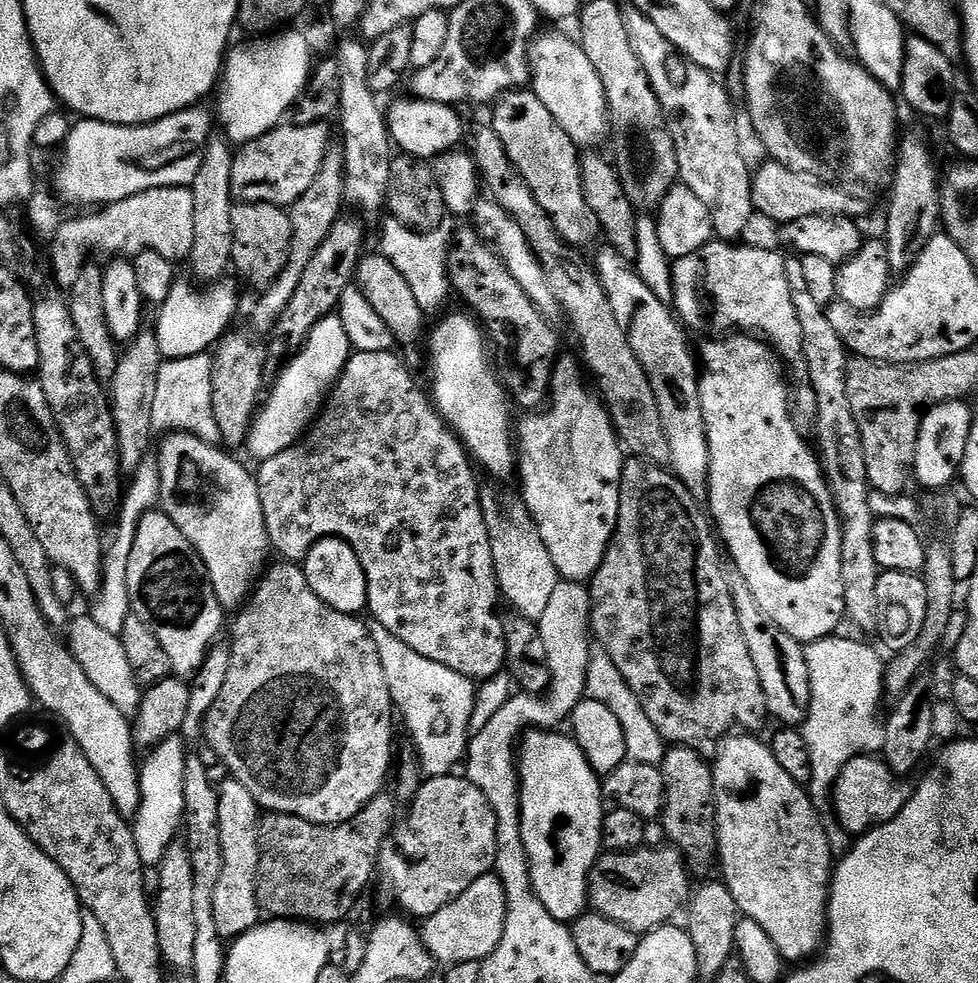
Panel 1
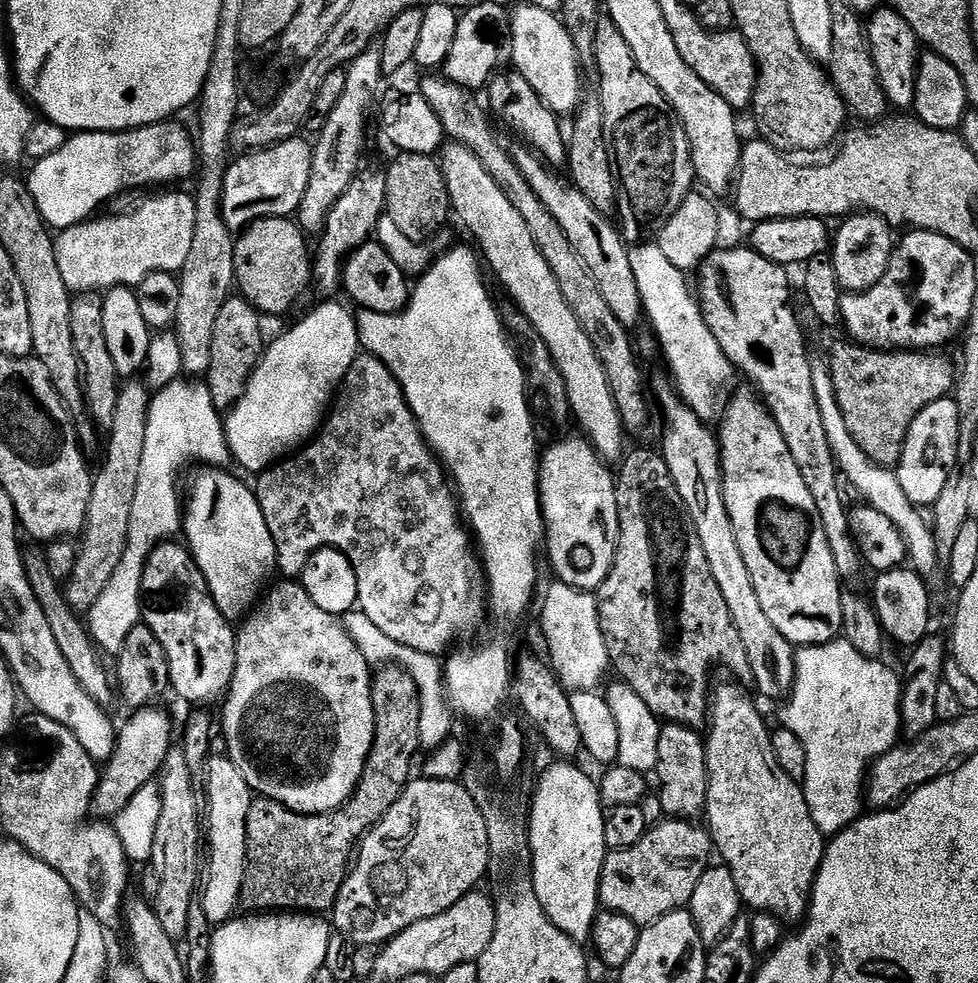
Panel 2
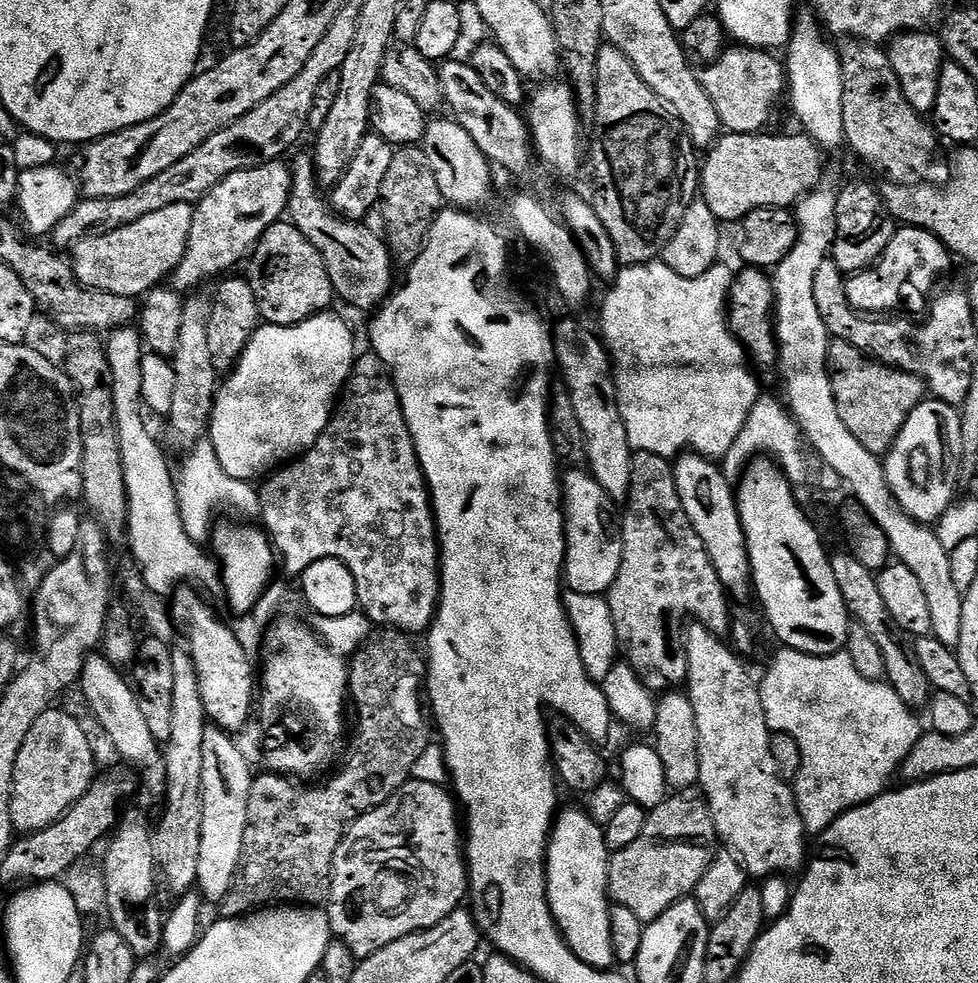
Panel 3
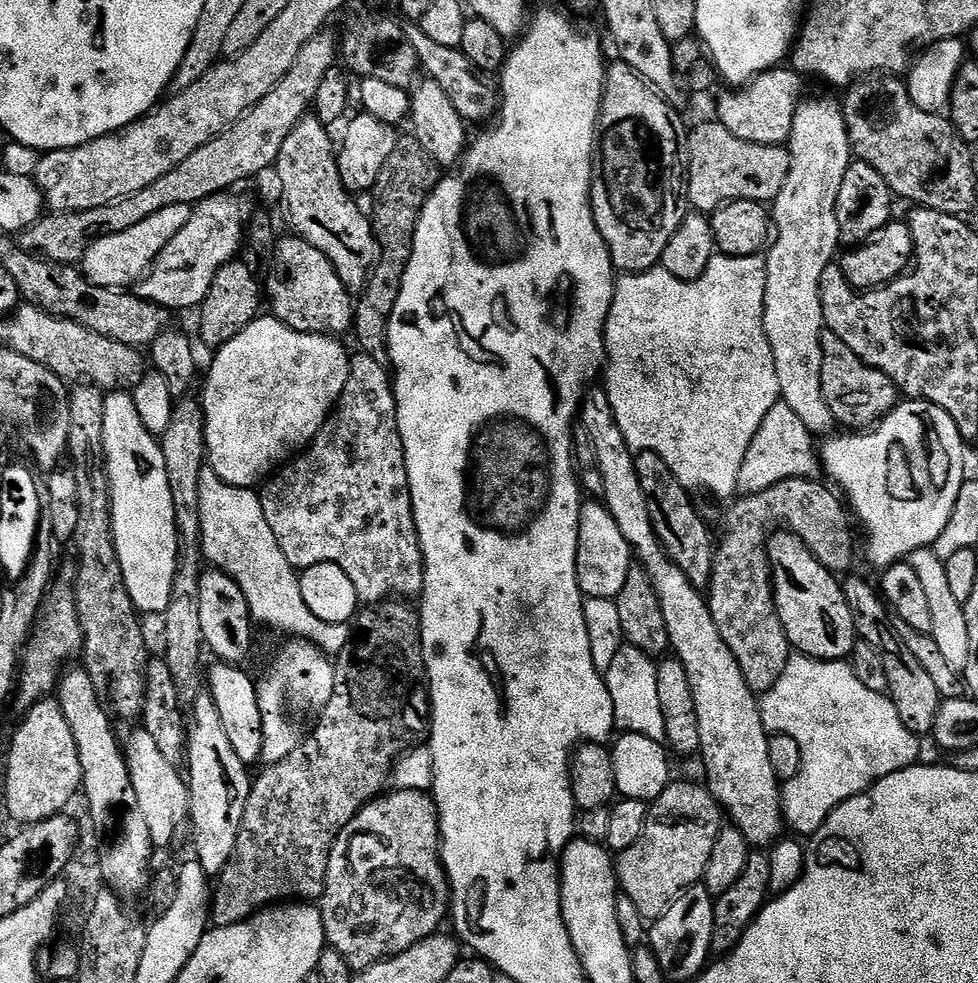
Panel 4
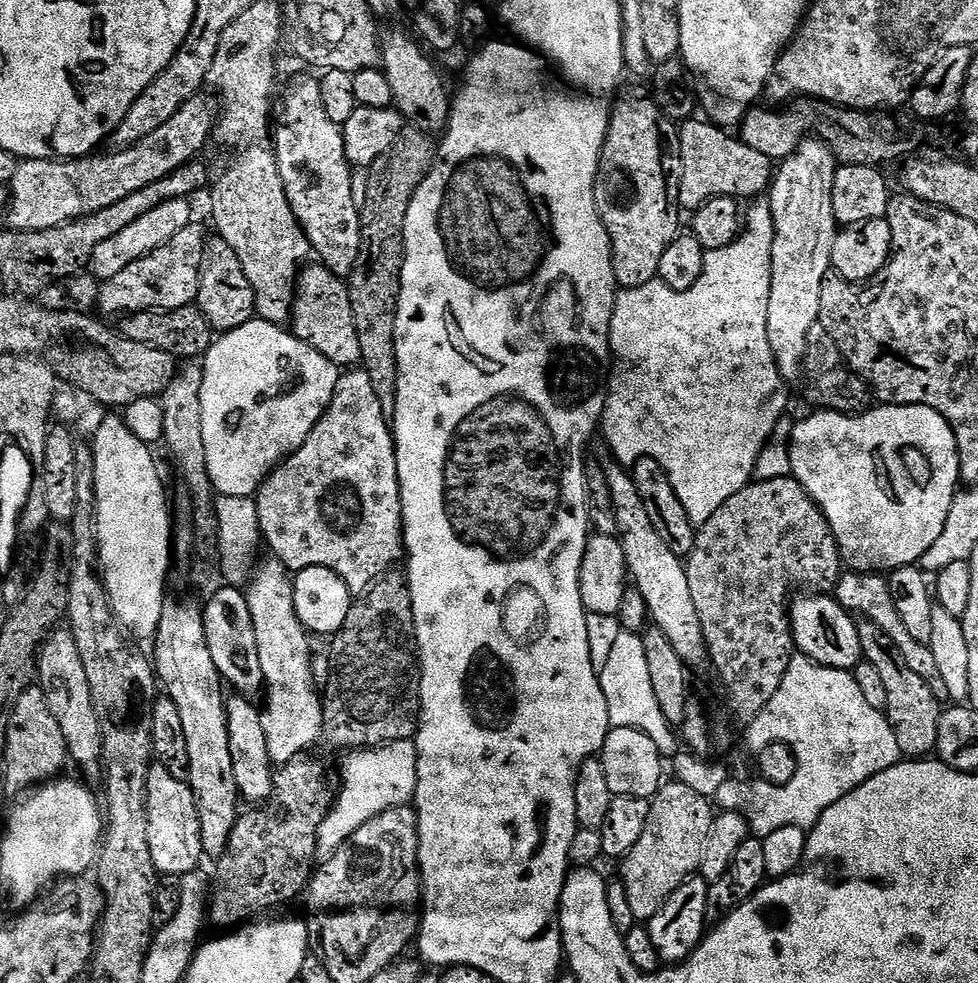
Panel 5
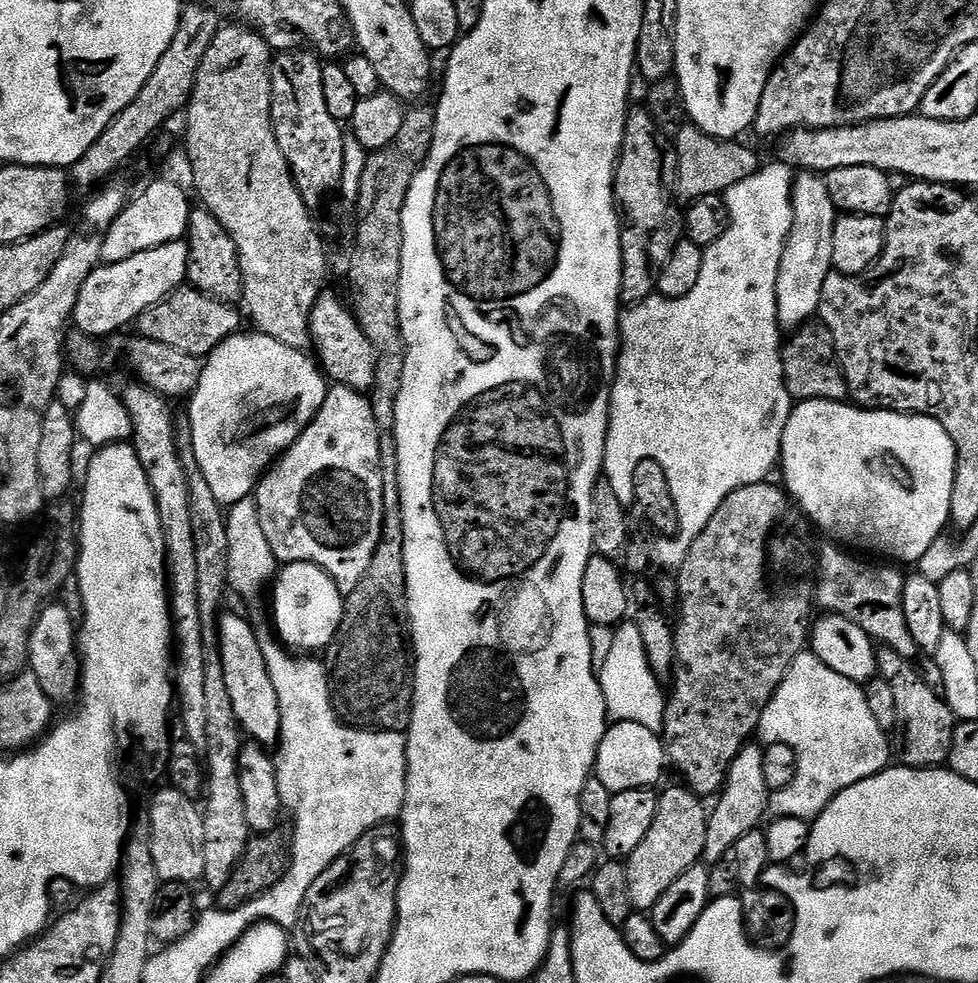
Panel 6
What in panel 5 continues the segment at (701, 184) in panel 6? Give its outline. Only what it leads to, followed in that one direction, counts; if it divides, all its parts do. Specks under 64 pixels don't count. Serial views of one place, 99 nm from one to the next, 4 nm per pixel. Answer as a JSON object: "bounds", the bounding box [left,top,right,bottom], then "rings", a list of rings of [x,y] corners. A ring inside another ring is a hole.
{"bounds":[680,119,774,210],"rings":[[[707,119],[683,121],[680,129],[680,206],[684,210],[701,208],[708,200],[735,196],[760,198],[771,189],[774,162],[759,150],[746,146],[739,135]],[[708,123],[708,124],[707,124]]]}

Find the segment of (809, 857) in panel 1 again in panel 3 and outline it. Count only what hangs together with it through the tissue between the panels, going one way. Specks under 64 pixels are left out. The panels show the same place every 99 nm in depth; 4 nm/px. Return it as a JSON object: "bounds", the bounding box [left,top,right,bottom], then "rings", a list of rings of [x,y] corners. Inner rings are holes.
{"bounds":[682,622,810,878],"rings":[[[692,622],[692,623],[689,623],[689,625],[690,625],[689,628],[687,625],[686,631],[683,633],[683,636],[682,636],[682,647],[683,647],[684,652],[688,656],[688,679],[686,681],[686,691],[688,693],[689,698],[691,698],[692,700],[692,706],[694,708],[694,715],[697,718],[697,724],[698,724],[698,766],[700,767],[700,781],[698,783],[698,788],[699,790],[701,789],[702,791],[704,791],[704,793],[702,793],[702,796],[708,805],[710,814],[714,818],[714,826],[716,827],[716,835],[717,837],[719,837],[721,841],[723,841],[723,843],[725,840],[725,842],[728,843],[725,845],[727,845],[727,847],[731,849],[731,851],[735,852],[736,855],[740,857],[740,862],[744,866],[744,871],[748,873],[749,877],[756,878],[756,876],[760,876],[759,878],[776,878],[776,877],[779,877],[781,874],[788,874],[784,872],[796,872],[797,871],[796,873],[799,873],[801,869],[805,867],[806,857],[809,855],[808,843],[810,843],[810,840],[804,830],[804,823],[802,822],[802,814],[798,814],[798,806],[796,805],[796,794],[795,794],[793,785],[789,783],[789,781],[785,779],[785,777],[781,776],[780,771],[778,771],[778,769],[776,769],[776,767],[774,766],[774,754],[770,754],[770,742],[772,741],[772,732],[770,731],[768,727],[768,723],[766,722],[766,718],[764,717],[764,711],[762,710],[762,698],[760,697],[760,689],[758,687],[757,681],[755,679],[752,681],[752,676],[750,673],[748,673],[747,666],[744,665],[742,661],[740,661],[743,659],[741,659],[741,657],[737,655],[737,653],[733,651],[733,649],[729,647],[727,643],[725,643],[726,645],[724,645],[723,642],[720,641],[723,639],[721,639],[721,637],[717,635],[717,633],[712,632],[704,624],[698,624],[698,623]]]}

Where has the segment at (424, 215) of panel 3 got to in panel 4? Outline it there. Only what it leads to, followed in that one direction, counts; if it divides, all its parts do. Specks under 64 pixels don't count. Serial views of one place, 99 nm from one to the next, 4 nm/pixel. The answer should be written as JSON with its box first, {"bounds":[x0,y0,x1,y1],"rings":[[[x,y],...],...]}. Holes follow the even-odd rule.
{"bounds":[354,134,437,365],"rings":[[[404,134],[401,135],[398,146],[394,146],[394,154],[390,154],[386,166],[382,166],[382,174],[378,174],[378,182],[371,190],[374,198],[374,216],[371,221],[376,241],[380,244],[380,263],[372,269],[368,284],[355,301],[354,333],[356,332],[356,340],[360,343],[359,351],[365,352],[382,365],[389,363],[388,323],[394,302],[398,302],[402,278],[412,257],[416,223],[430,194],[436,189],[437,179],[436,161],[430,154],[426,154],[426,150],[422,150],[422,142],[418,142],[415,136]]]}

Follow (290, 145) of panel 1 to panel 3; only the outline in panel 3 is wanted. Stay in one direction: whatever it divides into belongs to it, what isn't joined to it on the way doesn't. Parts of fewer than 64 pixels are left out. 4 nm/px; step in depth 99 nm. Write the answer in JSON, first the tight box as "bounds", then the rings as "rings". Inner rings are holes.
{"bounds":[171,160,292,294],"rings":[[[271,160],[269,164],[250,170],[238,170],[238,174],[230,174],[230,178],[218,182],[218,186],[214,186],[214,190],[210,190],[210,194],[206,194],[206,198],[202,198],[200,203],[195,205],[196,221],[191,226],[188,249],[182,262],[178,262],[178,266],[171,274],[171,287],[181,294],[192,294],[199,289],[196,287],[203,280],[208,280],[211,276],[223,277],[235,269],[232,268],[235,264],[243,265],[269,226],[281,223],[282,217],[287,213],[291,193],[292,169],[280,160]]]}

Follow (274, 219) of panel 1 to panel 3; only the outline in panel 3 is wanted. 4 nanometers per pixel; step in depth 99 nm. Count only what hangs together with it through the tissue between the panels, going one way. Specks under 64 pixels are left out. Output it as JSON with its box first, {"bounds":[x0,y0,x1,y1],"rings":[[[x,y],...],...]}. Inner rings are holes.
{"bounds":[246,222,334,328],"rings":[[[281,222],[269,226],[266,234],[262,234],[262,238],[256,243],[256,248],[248,257],[247,268],[246,279],[250,290],[254,290],[254,298],[258,302],[260,318],[264,324],[289,328],[306,322],[311,316],[319,316],[320,313],[327,312],[333,307],[331,304],[332,300],[334,301],[334,293],[330,274],[326,270],[326,262],[322,258],[322,254],[310,242],[310,238],[306,238],[306,234],[302,234],[302,230],[298,230],[291,222]]]}

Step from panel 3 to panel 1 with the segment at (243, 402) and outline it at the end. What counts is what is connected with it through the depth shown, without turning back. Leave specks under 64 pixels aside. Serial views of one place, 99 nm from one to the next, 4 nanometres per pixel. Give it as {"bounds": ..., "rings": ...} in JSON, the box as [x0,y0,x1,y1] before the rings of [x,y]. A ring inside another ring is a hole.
{"bounds":[246,314,354,462],"rings":[[[333,314],[322,318],[314,330],[310,330],[310,336],[305,344],[300,347],[299,352],[283,365],[280,377],[276,380],[276,385],[267,393],[262,407],[257,411],[252,422],[252,428],[248,432],[248,442],[246,452],[256,459],[256,462],[263,462],[282,454],[290,446],[299,444],[302,437],[307,433],[310,425],[315,421],[319,411],[324,407],[325,399],[332,391],[332,385],[340,379],[344,372],[344,367],[348,357],[352,355],[354,349],[350,338],[346,338],[346,328],[342,326],[339,315]]]}

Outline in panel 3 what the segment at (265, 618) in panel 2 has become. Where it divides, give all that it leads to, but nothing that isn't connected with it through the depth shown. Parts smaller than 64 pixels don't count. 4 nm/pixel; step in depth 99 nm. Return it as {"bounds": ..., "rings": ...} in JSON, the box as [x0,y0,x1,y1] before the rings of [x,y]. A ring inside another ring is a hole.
{"bounds":[258,620,350,782],"rings":[[[283,620],[273,623],[267,629],[268,648],[276,653],[269,658],[264,673],[259,673],[258,676],[258,716],[260,712],[260,720],[264,723],[264,726],[262,725],[265,750],[263,763],[268,766],[269,773],[308,782],[311,781],[308,780],[311,776],[323,777],[325,775],[323,772],[332,763],[335,765],[345,751],[344,700],[346,704],[350,696],[348,690],[350,664],[345,657],[334,654],[334,650],[330,650],[309,625],[308,629],[304,624]]]}

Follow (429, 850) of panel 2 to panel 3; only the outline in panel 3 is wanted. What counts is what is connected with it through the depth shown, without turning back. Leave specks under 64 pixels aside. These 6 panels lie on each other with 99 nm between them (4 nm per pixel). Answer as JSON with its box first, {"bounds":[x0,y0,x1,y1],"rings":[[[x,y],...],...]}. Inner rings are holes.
{"bounds":[326,778,468,958],"rings":[[[413,778],[406,781],[385,804],[378,806],[373,812],[367,812],[365,816],[359,816],[348,828],[347,834],[342,838],[342,842],[334,854],[332,889],[328,892],[326,911],[328,913],[328,921],[332,927],[333,937],[342,941],[346,946],[350,946],[350,950],[356,957],[363,958],[382,950],[386,946],[390,946],[390,942],[398,942],[398,938],[406,938],[415,932],[425,932],[428,928],[438,926],[438,922],[442,922],[442,918],[446,918],[451,912],[457,911],[463,905],[460,904],[463,900],[465,903],[468,895],[466,844],[462,839],[462,816],[458,811],[458,801],[445,785],[422,782]]]}

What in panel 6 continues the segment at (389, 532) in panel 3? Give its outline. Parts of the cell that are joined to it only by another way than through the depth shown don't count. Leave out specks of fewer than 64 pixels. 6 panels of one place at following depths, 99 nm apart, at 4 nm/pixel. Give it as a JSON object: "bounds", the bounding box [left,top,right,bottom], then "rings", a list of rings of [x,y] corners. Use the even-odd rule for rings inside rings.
{"bounds":[255,384,384,594],"rings":[[[344,384],[329,387],[326,402],[318,410],[318,414],[304,427],[304,433],[284,451],[283,456],[273,463],[272,467],[260,477],[256,485],[255,498],[258,502],[258,518],[262,522],[262,530],[266,534],[266,542],[270,542],[270,550],[274,550],[277,561],[286,564],[313,564],[318,566],[336,583],[336,589],[342,594],[350,593],[354,586],[370,570],[370,562],[378,550],[380,535],[384,529],[384,475],[380,469],[380,431],[374,418],[371,399],[363,392],[355,392]]]}

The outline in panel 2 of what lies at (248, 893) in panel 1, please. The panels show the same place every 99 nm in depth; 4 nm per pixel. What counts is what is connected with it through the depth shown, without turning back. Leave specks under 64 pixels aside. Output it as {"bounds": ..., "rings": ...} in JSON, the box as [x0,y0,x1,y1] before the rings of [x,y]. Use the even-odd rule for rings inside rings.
{"bounds":[198,754,254,926],"rings":[[[227,754],[213,755],[206,765],[207,772],[206,871],[202,876],[202,891],[198,896],[198,906],[206,910],[209,925],[219,926],[233,919],[240,908],[244,867],[248,861],[246,818],[250,814],[254,793],[246,778],[242,776],[242,770]]]}

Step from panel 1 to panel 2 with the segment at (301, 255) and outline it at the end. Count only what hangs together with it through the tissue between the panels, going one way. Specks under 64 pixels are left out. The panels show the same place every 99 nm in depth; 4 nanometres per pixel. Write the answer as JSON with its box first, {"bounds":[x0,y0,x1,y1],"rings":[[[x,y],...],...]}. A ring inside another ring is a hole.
{"bounds":[298,46,384,233],"rings":[[[369,46],[347,65],[346,90],[342,93],[342,98],[338,98],[334,110],[323,117],[320,137],[314,140],[310,182],[306,182],[306,194],[302,194],[298,213],[298,223],[305,233],[323,232],[326,218],[330,218],[330,210],[334,210],[334,202],[338,202],[338,198],[346,194],[350,182],[354,182],[354,178],[362,170],[360,159],[364,156],[364,143],[368,140],[368,107],[377,103],[376,91],[380,88],[380,80],[384,79],[379,47]]]}

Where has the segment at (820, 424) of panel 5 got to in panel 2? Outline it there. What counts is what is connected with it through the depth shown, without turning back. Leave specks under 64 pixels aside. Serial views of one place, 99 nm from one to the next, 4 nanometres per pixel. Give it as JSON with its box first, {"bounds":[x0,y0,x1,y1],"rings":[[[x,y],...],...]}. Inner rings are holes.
{"bounds":[895,398,960,506],"rings":[[[945,398],[926,406],[914,418],[902,450],[902,458],[895,474],[900,479],[906,498],[917,506],[931,506],[942,494],[950,474],[958,467],[958,442],[960,423],[955,399]]]}

